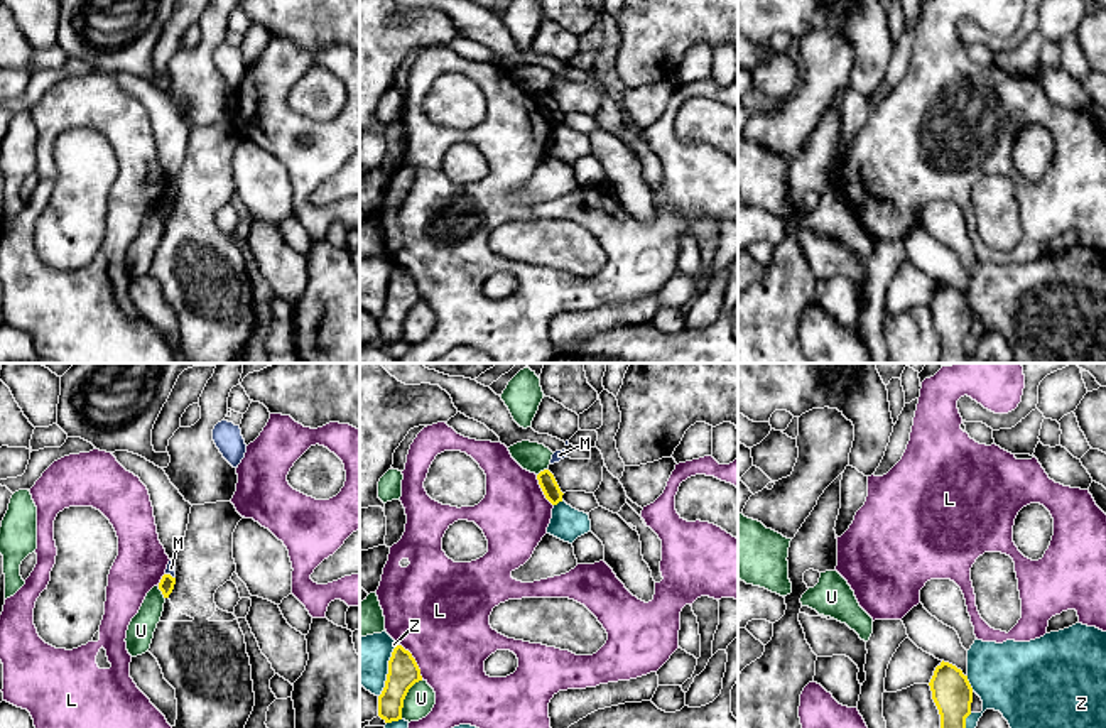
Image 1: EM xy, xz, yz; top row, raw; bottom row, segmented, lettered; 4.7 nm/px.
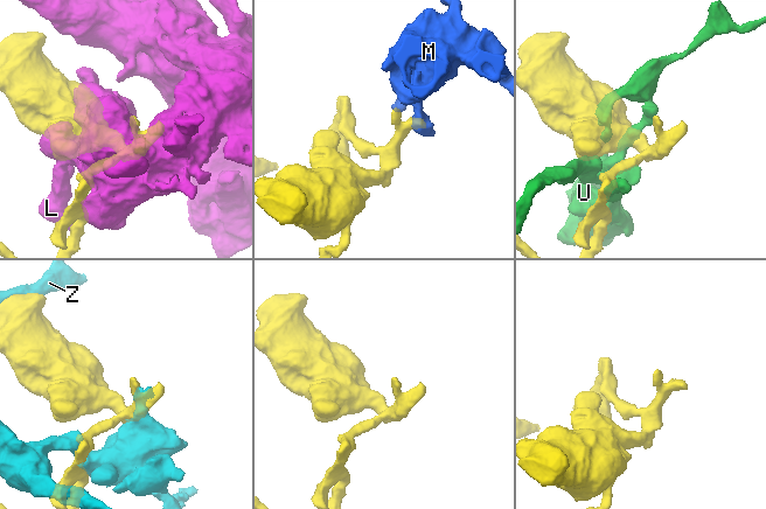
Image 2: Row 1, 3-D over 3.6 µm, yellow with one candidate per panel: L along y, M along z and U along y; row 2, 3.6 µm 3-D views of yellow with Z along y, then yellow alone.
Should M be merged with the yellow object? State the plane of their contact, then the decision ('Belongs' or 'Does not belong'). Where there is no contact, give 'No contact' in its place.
Touches yellow in xy. Does not belong

